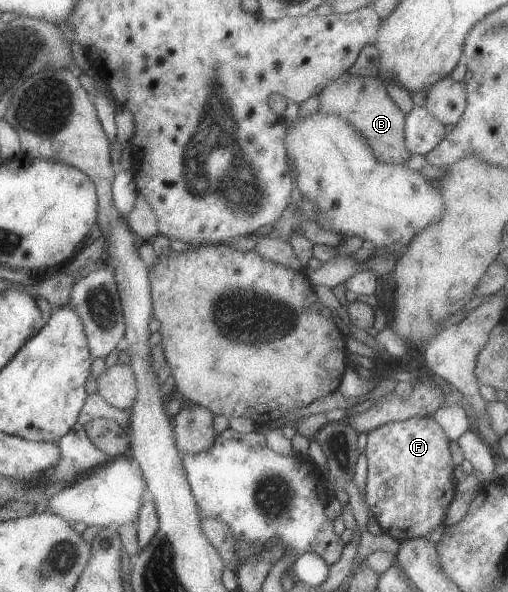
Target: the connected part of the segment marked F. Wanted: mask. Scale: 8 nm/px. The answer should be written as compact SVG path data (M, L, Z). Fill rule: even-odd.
M412 417L405 421L387 422L367 432L365 456L367 475L368 509L385 534L393 539L426 537L434 528L444 526L445 516L455 495L456 484L452 482L453 464L448 449L449 440L442 427L432 417Z

